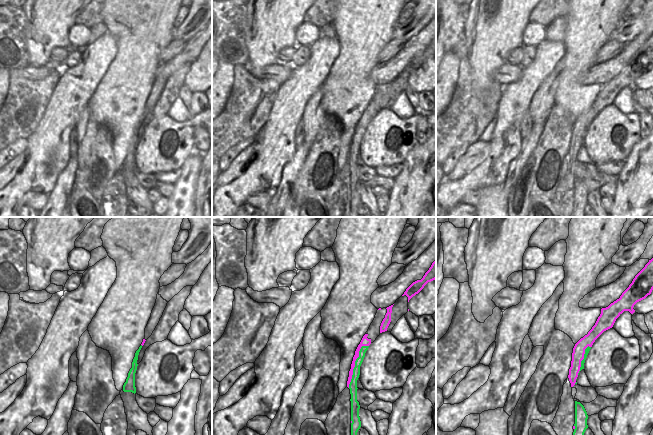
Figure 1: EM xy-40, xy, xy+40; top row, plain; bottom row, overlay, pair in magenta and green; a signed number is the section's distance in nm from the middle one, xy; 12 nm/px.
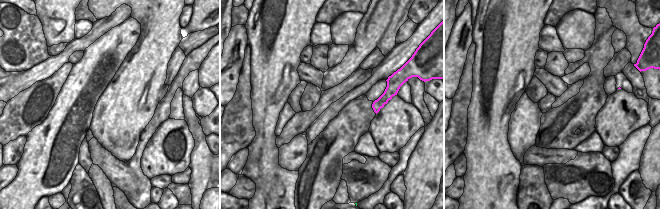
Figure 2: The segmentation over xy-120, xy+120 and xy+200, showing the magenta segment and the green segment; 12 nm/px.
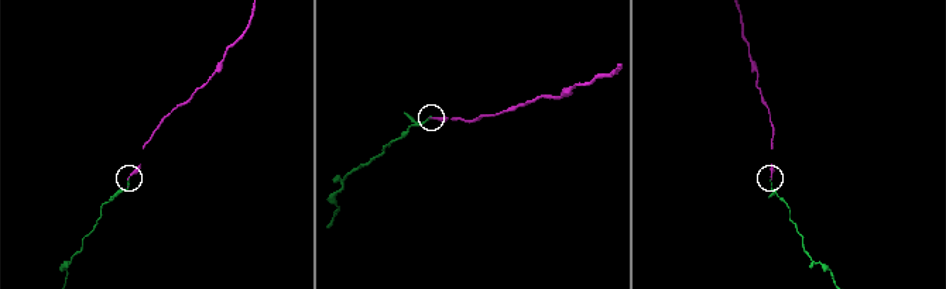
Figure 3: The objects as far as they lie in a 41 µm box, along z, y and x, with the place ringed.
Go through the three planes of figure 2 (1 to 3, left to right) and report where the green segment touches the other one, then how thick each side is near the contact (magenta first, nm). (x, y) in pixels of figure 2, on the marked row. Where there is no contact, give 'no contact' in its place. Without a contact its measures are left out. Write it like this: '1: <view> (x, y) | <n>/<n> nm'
1: no contact
2: no contact
3: no contact

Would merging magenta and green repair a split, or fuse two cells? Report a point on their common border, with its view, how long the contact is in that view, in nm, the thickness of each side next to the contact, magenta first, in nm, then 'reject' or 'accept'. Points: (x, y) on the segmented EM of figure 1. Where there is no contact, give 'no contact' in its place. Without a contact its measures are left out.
contact xy (354, 364); length 550 nm; calibres 50 and 100 nm; reject

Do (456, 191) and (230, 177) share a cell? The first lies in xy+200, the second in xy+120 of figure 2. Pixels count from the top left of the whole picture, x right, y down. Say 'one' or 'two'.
two

